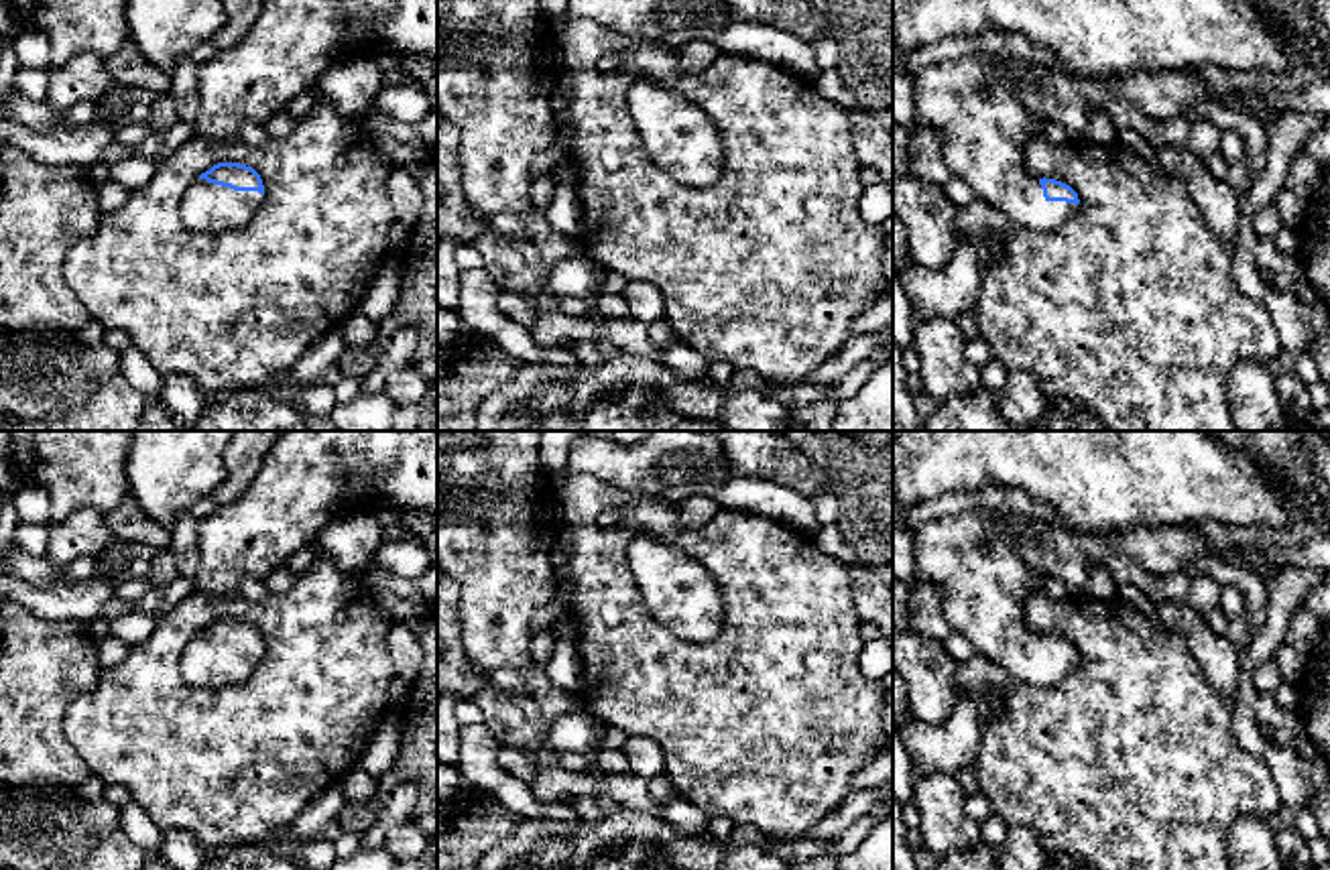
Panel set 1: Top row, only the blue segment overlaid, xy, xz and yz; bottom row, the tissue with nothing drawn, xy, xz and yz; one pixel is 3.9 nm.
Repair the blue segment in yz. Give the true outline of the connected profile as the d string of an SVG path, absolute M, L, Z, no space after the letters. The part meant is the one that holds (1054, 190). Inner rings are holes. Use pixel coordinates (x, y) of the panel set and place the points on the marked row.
M984 53L917 71L917 120L940 134L950 173L1013 224L1051 232L1078 209L1070 185L1025 171L1025 146L1045 120L1023 104L1015 73L990 79Z

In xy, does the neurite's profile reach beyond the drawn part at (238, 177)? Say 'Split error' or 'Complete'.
Split error

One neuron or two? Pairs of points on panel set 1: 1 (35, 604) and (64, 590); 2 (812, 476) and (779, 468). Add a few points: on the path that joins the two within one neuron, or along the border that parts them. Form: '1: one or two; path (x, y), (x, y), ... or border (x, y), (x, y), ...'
1: one; path (41, 602), (51, 602), (57, 596)
2: one; path (804, 476), (788, 468)

